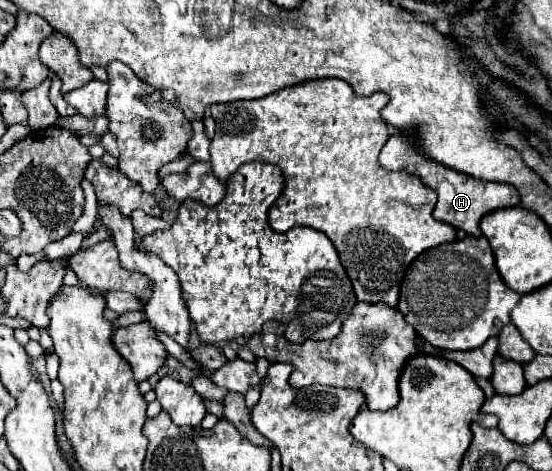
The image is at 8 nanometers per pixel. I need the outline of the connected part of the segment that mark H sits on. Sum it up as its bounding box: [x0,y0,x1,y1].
[380,129,520,237]

